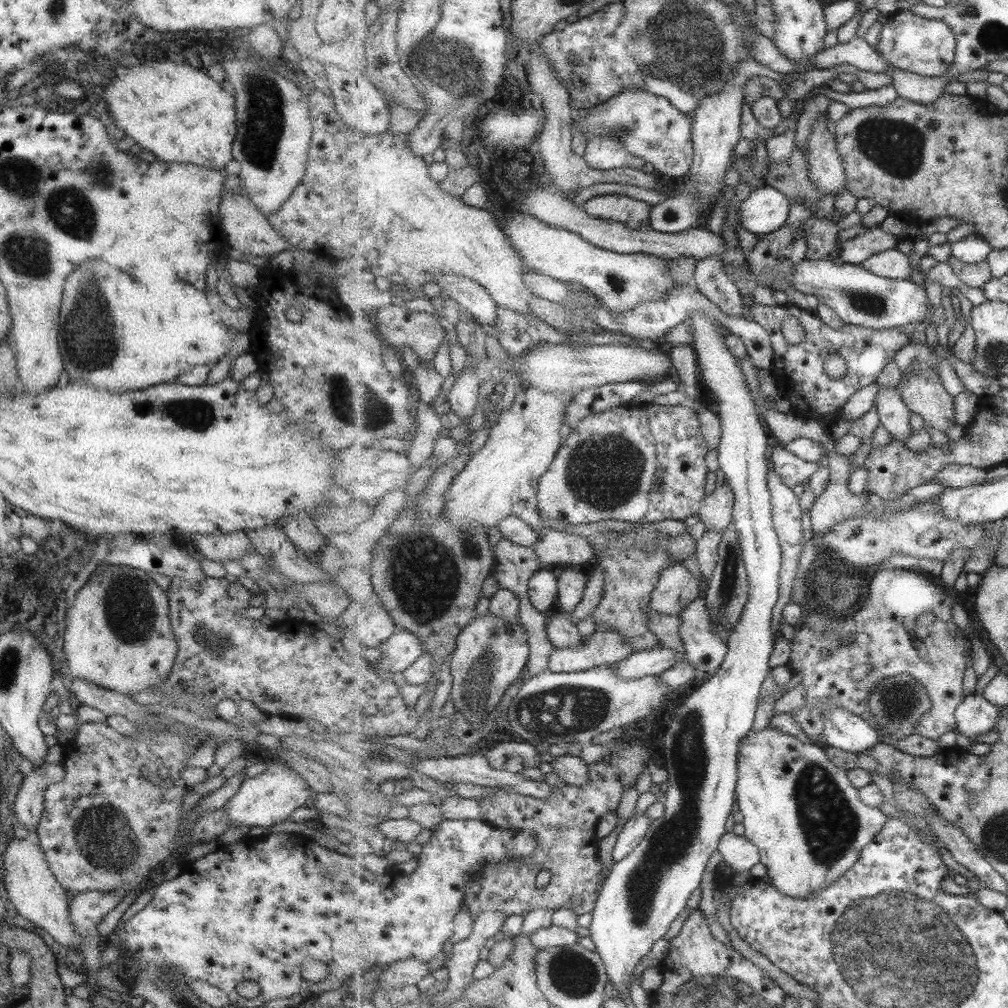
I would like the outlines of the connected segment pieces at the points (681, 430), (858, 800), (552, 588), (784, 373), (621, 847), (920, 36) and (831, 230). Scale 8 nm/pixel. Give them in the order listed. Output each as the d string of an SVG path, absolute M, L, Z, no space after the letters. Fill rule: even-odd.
M647 404L646 406L619 406L611 408L603 413L589 414L583 421L577 424L574 430L570 430L565 444L562 445L554 464L550 470L542 477L539 488L539 501L542 518L546 521L555 520L564 524L592 524L601 520L614 520L631 523L660 523L665 521L684 521L690 516L699 514L706 496L706 484L708 484L708 452L711 446L706 440L705 431L701 415L694 408L684 405L660 405Z
M768 727L762 732L751 733L741 746L741 757L739 758L739 785L737 788L737 798L740 811L745 816L743 825L746 828L746 836L754 842L758 848L761 848L762 863L768 868L768 880L774 886L777 886L784 894L793 897L809 897L814 893L821 893L821 890L827 889L827 886L834 885L839 878L849 872L858 861L861 860L865 848L872 844L872 841L885 829L885 826L893 819L890 815L884 814L880 808L868 807L866 802L862 801L861 789L852 784L848 778L848 770L839 767L837 763L830 758L829 751L821 743L812 742L806 744L792 736L792 734L782 732L778 728Z
M544 568L532 577L530 595L533 606L543 613L550 610L559 597L559 573L554 569Z
M748 297L745 304L751 306L754 320L764 326L773 338L775 361L772 369L778 377L781 392L792 400L798 414L809 420L817 420L826 427L842 419L843 410L850 399L857 392L877 383L876 378L880 378L880 374L888 366L888 361L894 359L904 346L912 342L900 328L876 331L869 327L845 323L842 328L832 329L824 320L814 316L812 311L794 304L764 305L756 302L754 297ZM789 315L798 318L805 330L806 338L798 345L787 343L782 332L784 319ZM833 354L841 354L847 360L848 372L842 378L834 378L827 371L827 360Z
M638 814L626 825L614 851L616 863L623 861L629 854L632 854L632 852L643 844L644 839L648 836L654 824L654 820L648 817L650 817L650 814Z
M913 8L902 10L889 18L883 25L877 52L892 67L928 77L940 77L950 72L957 61L959 43L955 30L948 22L922 18Z
M812 214L812 217L802 226L807 232L806 246L809 247L806 259L839 261L843 244L838 243L838 234L840 234L838 222L826 221Z

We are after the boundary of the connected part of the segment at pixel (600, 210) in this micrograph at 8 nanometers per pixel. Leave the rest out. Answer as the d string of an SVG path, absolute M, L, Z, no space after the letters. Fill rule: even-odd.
M622 194L593 197L584 205L585 211L596 218L635 225L650 221L652 207L648 202Z

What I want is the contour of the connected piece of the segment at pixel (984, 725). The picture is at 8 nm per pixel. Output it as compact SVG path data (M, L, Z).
M970 695L957 712L958 730L966 738L978 738L996 730L1002 707L992 704L985 695Z

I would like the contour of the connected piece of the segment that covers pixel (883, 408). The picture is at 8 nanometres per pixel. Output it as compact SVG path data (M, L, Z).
M879 386L876 399L883 426L890 431L894 438L905 442L912 432L912 414L909 404L903 399L901 391L896 387Z

